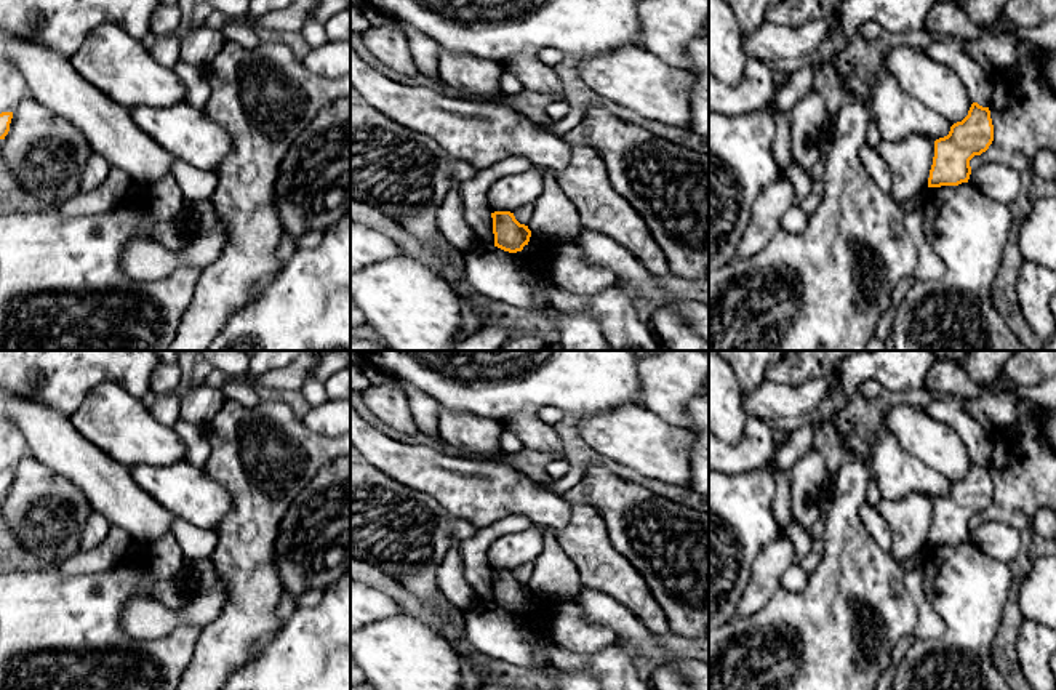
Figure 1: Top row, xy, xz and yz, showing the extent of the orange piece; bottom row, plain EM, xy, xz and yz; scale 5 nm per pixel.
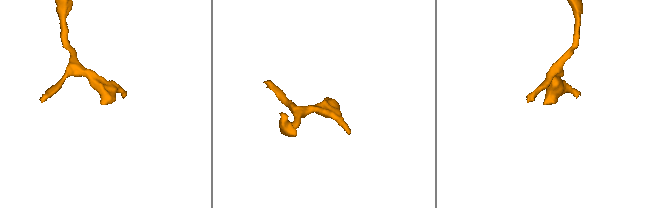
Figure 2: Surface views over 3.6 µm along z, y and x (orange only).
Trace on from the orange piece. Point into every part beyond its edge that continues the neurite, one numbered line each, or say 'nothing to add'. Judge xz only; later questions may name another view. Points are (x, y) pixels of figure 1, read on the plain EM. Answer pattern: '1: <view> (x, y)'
nothing to add

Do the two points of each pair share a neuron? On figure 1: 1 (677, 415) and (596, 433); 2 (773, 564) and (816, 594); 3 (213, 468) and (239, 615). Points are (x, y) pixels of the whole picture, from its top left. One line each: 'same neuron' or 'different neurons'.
1: different neurons
2: different neurons
3: same neuron

